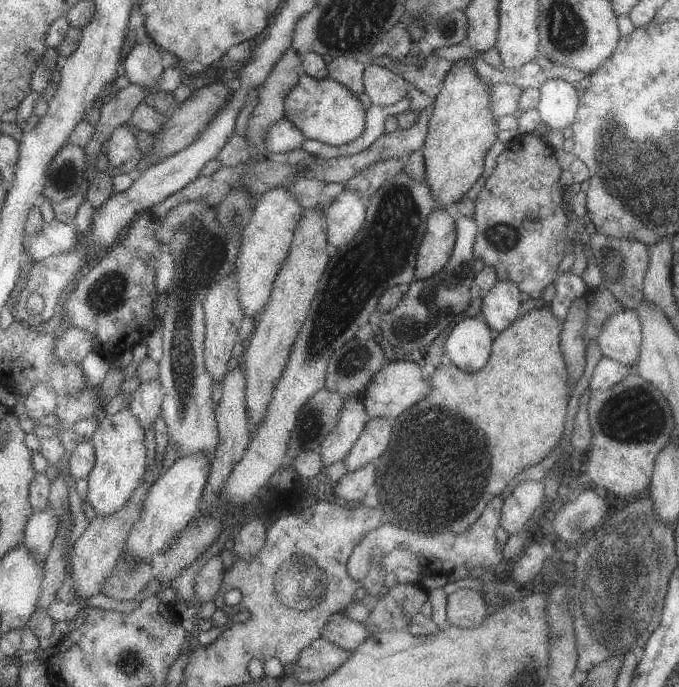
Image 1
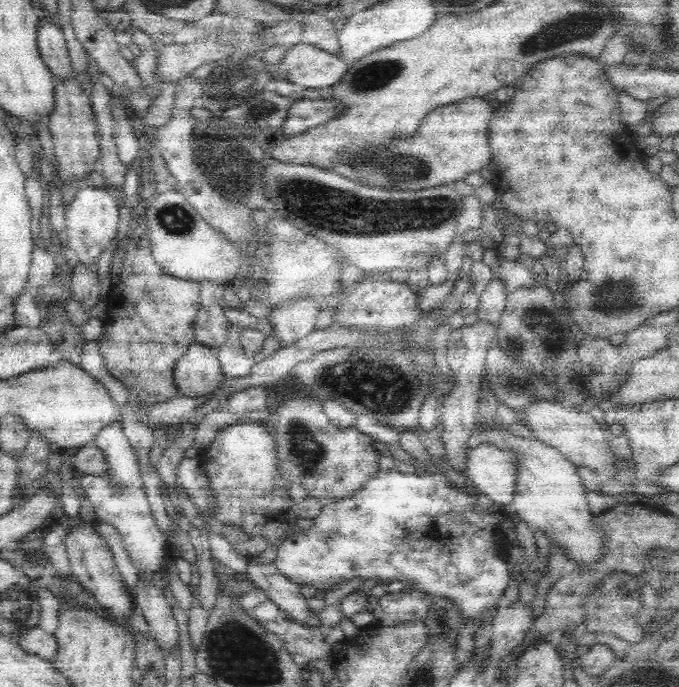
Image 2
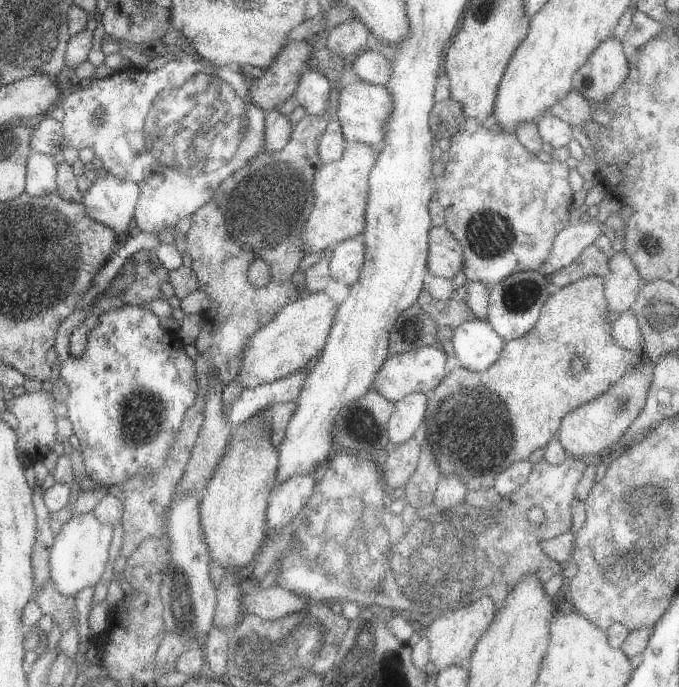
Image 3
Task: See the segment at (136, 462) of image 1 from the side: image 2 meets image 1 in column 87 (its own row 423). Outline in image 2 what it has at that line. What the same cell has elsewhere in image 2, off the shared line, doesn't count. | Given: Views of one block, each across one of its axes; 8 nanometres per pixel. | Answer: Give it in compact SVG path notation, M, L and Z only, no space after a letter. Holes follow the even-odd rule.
M480 406L476 412L476 426L472 432L472 444L490 444L514 454L516 460L516 494L512 496L514 510L534 530L544 530L554 538L554 546L560 544L568 550L568 560L576 560L576 566L596 564L602 556L602 532L596 528L596 520L590 520L592 510L586 498L586 486L576 474L576 466L568 462L556 448L544 444L538 438L520 438L508 432L502 418L496 414L492 422L484 422Z

